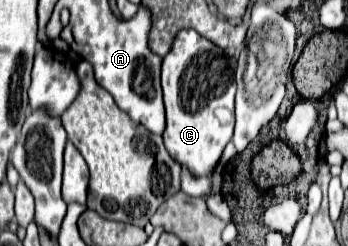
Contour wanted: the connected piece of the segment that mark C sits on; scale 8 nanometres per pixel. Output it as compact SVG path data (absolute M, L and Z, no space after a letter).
M194 29L180 31L174 39L172 51L162 61L162 91L166 105L166 129L164 129L164 145L174 161L184 165L194 177L210 177L216 169L224 147L232 139L234 131L234 81L236 61L226 57L226 53L216 47L212 41L198 35Z

